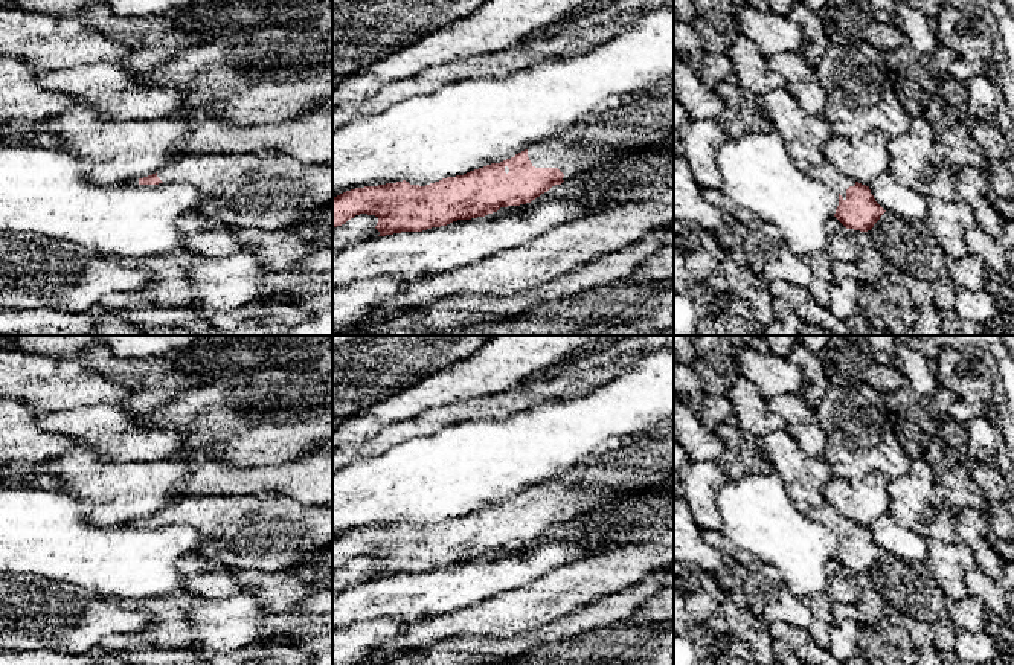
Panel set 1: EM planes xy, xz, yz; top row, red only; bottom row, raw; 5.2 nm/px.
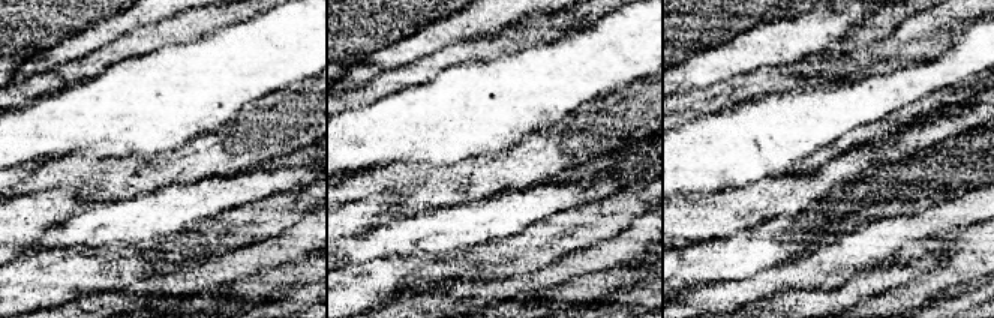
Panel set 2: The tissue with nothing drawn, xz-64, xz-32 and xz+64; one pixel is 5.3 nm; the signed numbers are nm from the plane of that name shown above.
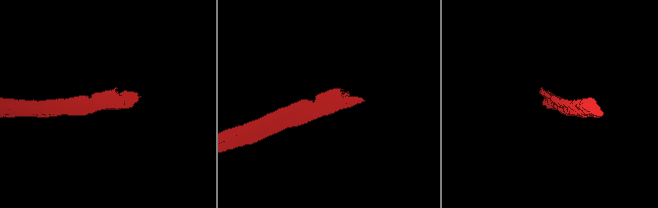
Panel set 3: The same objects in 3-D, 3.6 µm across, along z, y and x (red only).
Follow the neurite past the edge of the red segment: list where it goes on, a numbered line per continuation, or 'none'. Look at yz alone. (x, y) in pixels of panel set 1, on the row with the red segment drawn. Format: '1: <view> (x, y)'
1: yz (825, 173)

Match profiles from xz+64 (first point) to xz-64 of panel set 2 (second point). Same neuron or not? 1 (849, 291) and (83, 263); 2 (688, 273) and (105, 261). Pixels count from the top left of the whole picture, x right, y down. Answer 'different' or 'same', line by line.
1: different
2: different

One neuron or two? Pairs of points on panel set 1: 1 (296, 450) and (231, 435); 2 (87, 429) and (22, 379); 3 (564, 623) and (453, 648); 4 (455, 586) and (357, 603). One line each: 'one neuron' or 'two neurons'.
1: one neuron
2: two neurons
3: one neuron
4: one neuron

